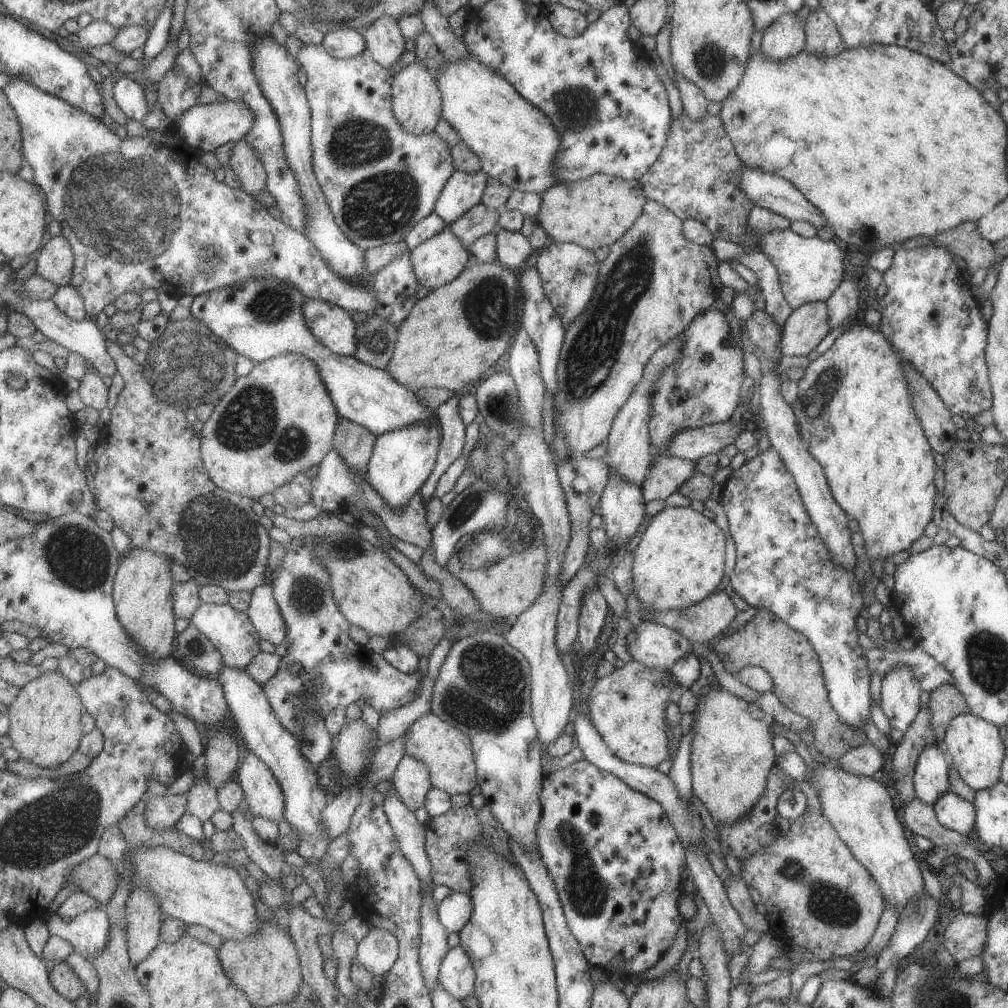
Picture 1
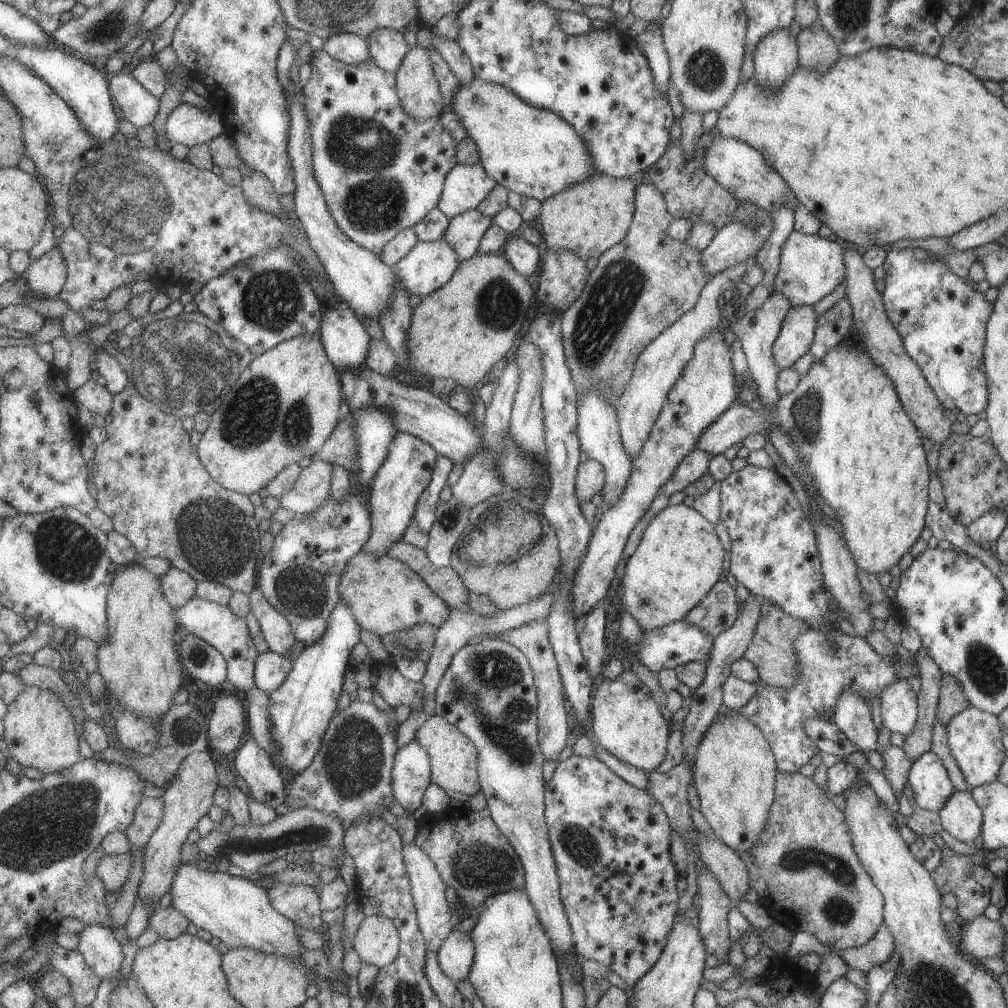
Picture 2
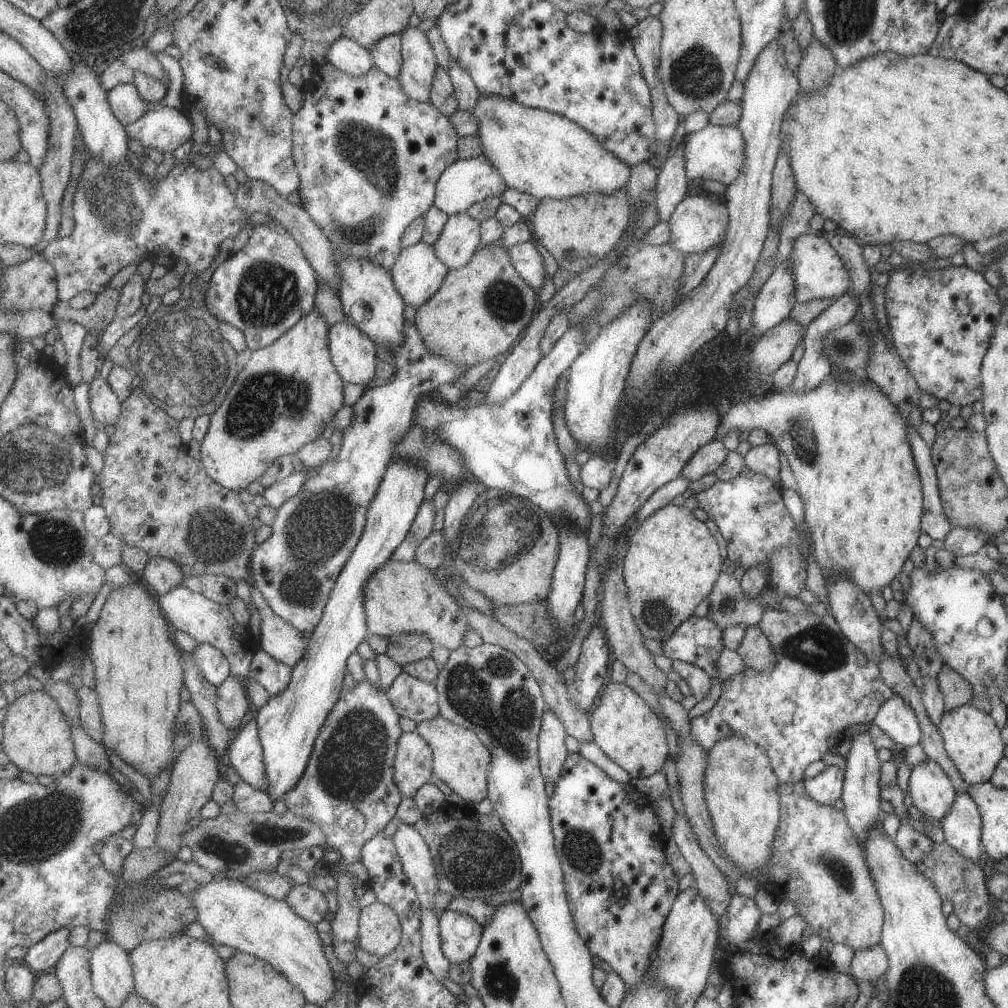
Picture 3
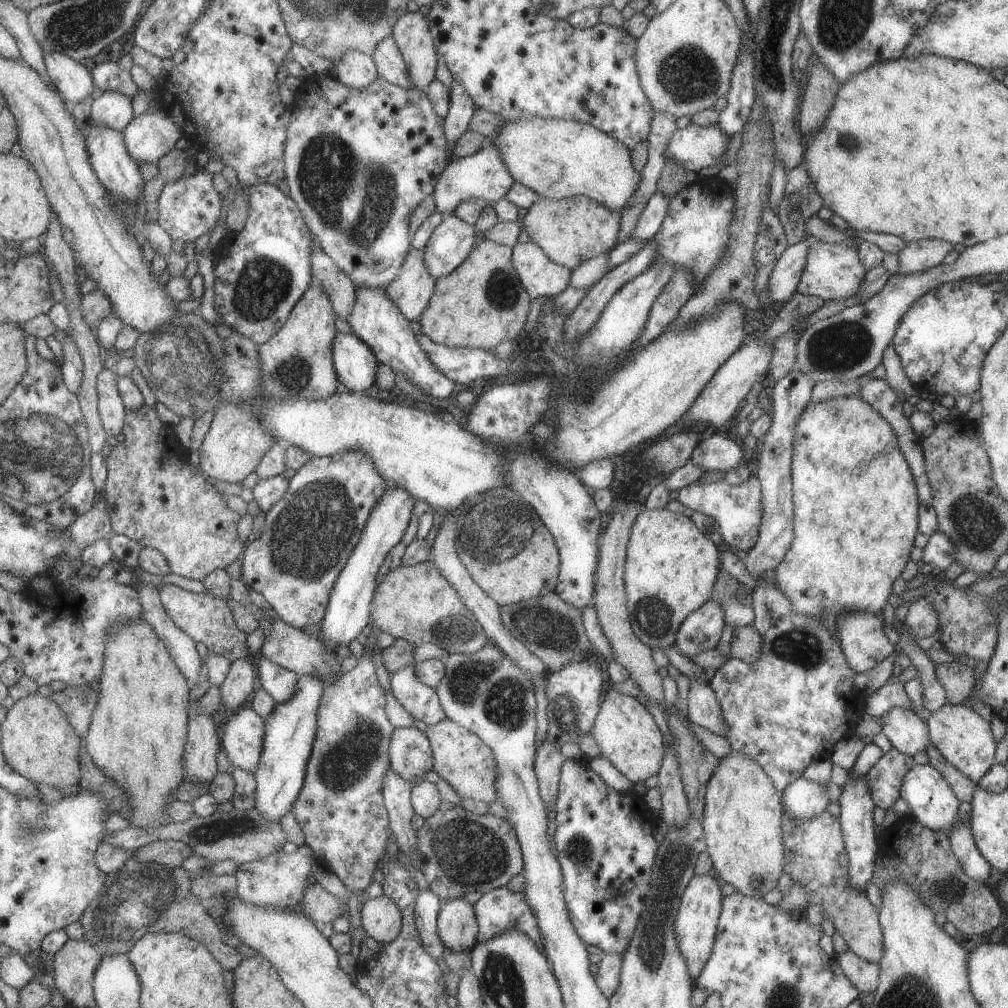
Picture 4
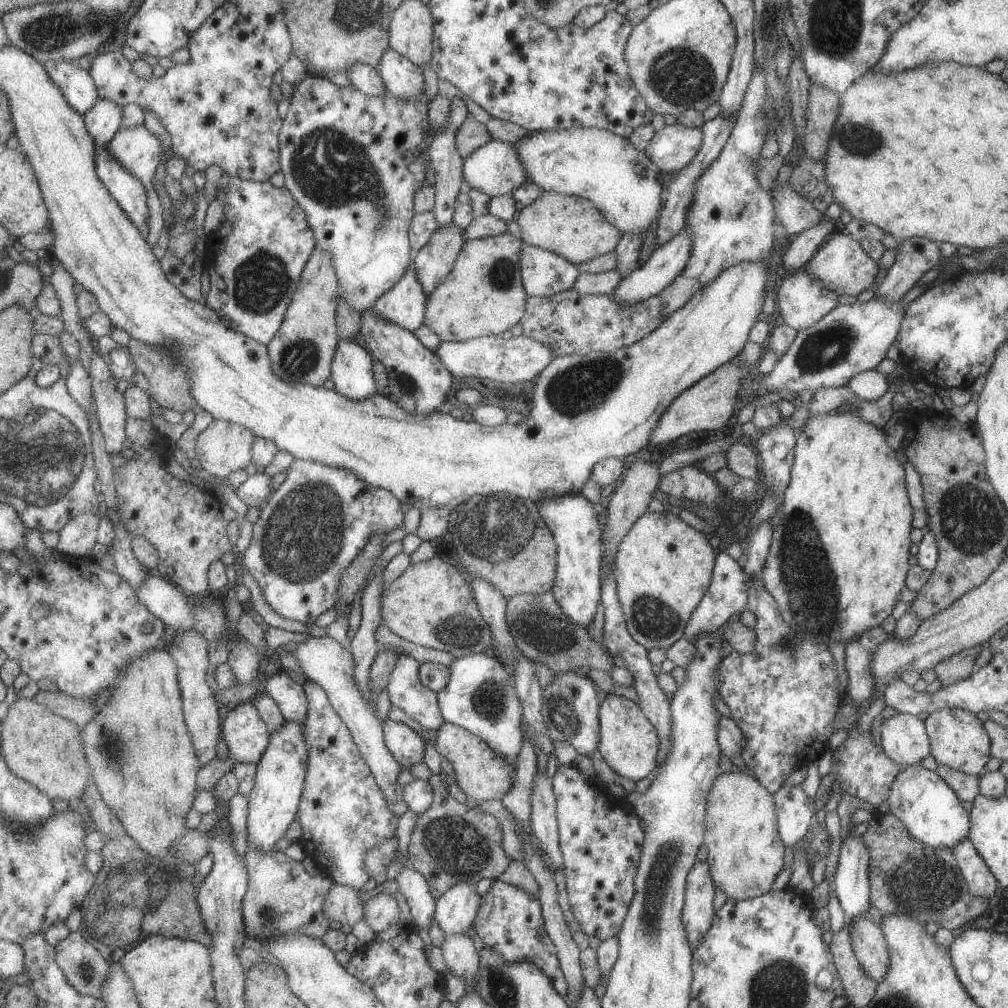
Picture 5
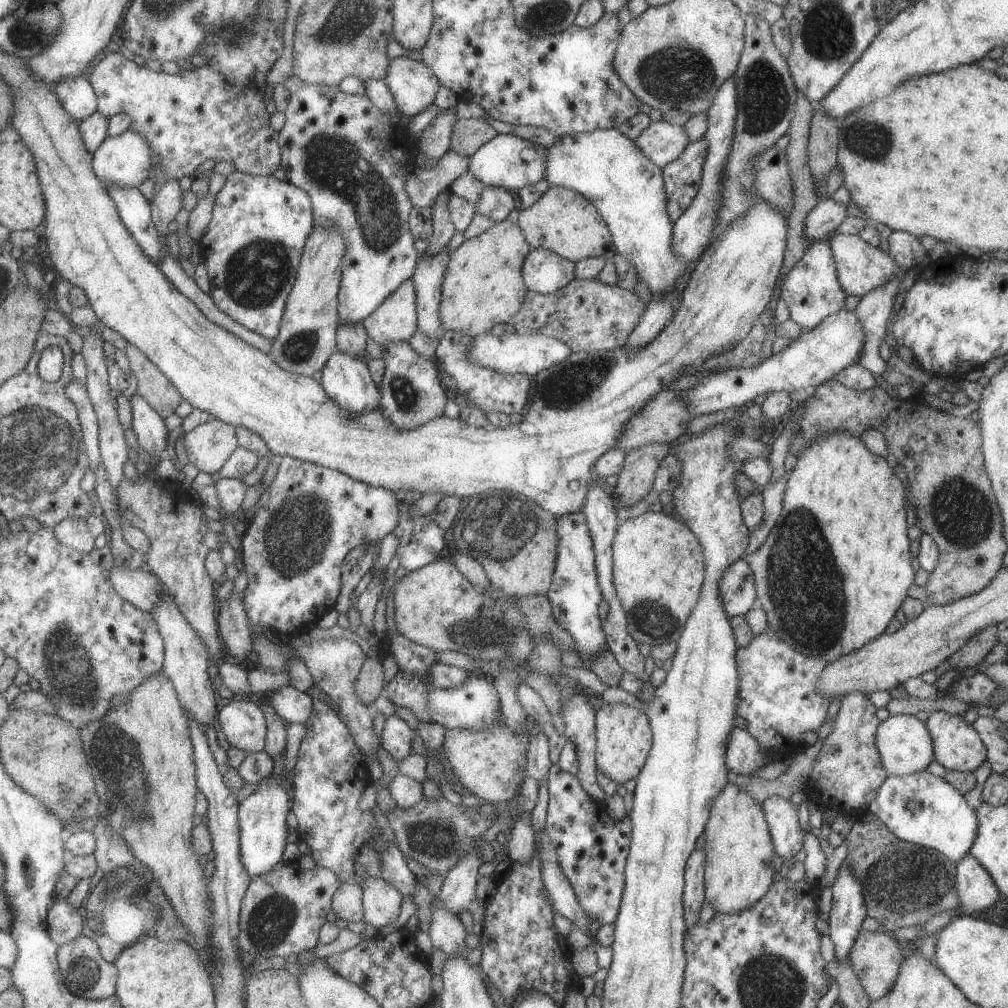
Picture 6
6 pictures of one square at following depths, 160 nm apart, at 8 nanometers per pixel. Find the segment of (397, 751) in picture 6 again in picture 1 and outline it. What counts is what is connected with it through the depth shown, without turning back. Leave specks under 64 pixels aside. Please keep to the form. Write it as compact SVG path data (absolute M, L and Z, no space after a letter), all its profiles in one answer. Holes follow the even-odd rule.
M407 754L398 764L392 782L403 802L413 812L426 806L427 794L434 787L430 775L430 766Z

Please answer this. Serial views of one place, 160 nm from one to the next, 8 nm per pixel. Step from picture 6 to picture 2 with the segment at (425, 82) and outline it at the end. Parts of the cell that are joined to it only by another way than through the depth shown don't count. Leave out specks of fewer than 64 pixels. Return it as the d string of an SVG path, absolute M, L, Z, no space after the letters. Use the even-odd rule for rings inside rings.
M393 29L376 30L369 38L371 56L383 70L396 73L401 68L409 51L407 38L401 31Z

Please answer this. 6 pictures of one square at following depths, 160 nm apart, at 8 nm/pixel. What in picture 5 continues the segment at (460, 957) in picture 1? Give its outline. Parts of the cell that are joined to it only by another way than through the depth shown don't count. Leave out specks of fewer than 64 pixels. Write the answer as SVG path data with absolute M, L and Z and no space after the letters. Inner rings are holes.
M459 882L438 899L435 918L446 934L466 934L475 921L480 902L473 883Z

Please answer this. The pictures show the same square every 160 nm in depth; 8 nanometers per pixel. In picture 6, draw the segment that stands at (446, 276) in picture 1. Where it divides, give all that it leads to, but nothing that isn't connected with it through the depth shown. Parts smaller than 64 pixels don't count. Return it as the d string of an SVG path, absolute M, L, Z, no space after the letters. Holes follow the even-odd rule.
M410 279L361 323L370 338L385 349L391 342L411 340L419 331L418 321L418 291Z

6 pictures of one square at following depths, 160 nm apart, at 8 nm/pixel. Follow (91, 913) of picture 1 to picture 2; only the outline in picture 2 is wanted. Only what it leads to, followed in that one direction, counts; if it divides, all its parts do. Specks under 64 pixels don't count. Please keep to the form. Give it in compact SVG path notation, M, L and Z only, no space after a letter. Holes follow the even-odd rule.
M91 924L85 926L80 936L78 950L101 980L113 980L122 974L125 948L117 940L114 929Z

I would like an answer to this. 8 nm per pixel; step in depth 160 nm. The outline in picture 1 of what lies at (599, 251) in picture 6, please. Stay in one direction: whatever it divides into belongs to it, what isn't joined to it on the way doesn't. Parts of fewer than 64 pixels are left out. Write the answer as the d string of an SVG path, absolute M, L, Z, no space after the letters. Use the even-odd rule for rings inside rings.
M593 173L573 182L557 181L540 194L541 206L534 222L541 225L555 243L577 243L594 251L613 244L641 214L646 201L638 179L622 179Z

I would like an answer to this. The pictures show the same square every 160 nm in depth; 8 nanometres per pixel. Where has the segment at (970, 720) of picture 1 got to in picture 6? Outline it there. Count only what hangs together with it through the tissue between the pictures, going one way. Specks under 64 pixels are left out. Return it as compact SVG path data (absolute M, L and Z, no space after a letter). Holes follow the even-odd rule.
M942 711L931 712L925 722L933 742L933 759L946 770L973 773L984 761L986 751L979 734L972 724L967 724L963 717Z

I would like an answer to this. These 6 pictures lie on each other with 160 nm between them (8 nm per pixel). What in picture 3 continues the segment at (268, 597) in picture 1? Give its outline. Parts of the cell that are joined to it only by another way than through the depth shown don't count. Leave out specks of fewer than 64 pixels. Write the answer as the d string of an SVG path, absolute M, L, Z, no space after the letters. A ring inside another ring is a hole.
M252 586L252 601L261 612L261 648L270 656L295 668L305 658L308 639L295 626L278 616L259 588Z

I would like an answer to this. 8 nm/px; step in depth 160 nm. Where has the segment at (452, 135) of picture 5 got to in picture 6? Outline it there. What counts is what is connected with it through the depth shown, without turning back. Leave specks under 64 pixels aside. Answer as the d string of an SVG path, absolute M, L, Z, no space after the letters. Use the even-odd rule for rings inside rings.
M450 189L444 191L432 207L434 211L434 234L429 249L422 256L435 256L447 250L449 242L457 234L457 228L451 218L449 202L451 201L452 192Z

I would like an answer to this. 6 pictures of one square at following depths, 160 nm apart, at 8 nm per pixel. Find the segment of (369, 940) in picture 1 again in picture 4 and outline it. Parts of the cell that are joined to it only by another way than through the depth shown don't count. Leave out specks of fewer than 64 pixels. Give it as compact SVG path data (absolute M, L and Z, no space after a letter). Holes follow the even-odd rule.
M386 895L366 901L362 909L362 920L367 935L383 946L397 940L404 928L401 908Z

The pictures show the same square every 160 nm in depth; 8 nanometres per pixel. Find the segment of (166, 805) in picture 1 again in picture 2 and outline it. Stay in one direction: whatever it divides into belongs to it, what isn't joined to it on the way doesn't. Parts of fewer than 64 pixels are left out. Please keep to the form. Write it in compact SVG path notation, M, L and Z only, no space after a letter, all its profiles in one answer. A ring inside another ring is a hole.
M147 797L138 806L135 821L126 832L131 844L131 852L146 851L151 836L165 818L165 807L166 802L163 797Z

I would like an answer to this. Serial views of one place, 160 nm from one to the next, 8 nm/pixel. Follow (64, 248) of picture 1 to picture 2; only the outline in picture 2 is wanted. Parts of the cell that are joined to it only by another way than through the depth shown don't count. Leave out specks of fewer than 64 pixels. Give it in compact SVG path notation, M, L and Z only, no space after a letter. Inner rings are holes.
M53 246L50 251L33 261L23 275L36 296L46 299L60 294L66 285L68 274L68 264L61 247Z

